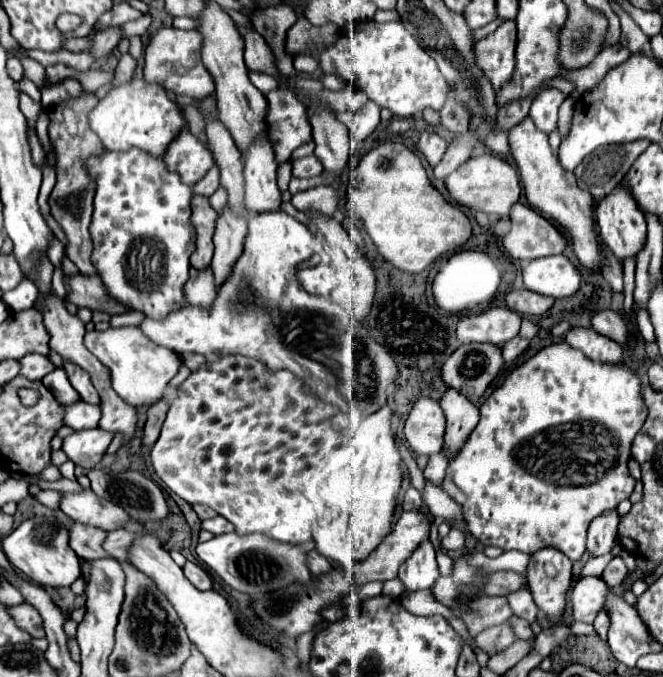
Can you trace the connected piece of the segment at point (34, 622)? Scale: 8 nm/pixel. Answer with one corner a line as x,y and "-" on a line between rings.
19,604
19,606
9,606
7,610
9,610
9,616
13,618
13,622
21,630
29,632
33,638
43,638
45,636
45,632
43,632
43,620
41,620
41,616
37,614
37,610
33,606

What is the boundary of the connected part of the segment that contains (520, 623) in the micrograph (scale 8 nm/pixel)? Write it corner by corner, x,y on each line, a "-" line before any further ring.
513,616
513,618
509,620
509,624
513,626
513,630
515,630
515,634
517,634
517,638
519,638
519,640
529,640
529,638
533,638
533,632
531,632
529,622
525,622
523,618

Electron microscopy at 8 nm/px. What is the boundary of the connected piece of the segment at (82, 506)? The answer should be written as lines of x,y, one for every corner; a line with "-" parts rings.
91,490
65,494
61,500
61,510
73,522
101,528
105,532
119,530
129,522
129,514
125,514
125,510
121,510
109,500
97,498
97,494
93,494

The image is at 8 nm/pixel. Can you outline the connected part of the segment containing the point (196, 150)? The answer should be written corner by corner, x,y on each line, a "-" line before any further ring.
187,128
169,146
163,160
167,168
177,172
181,182
187,186
195,186
213,166
211,152

